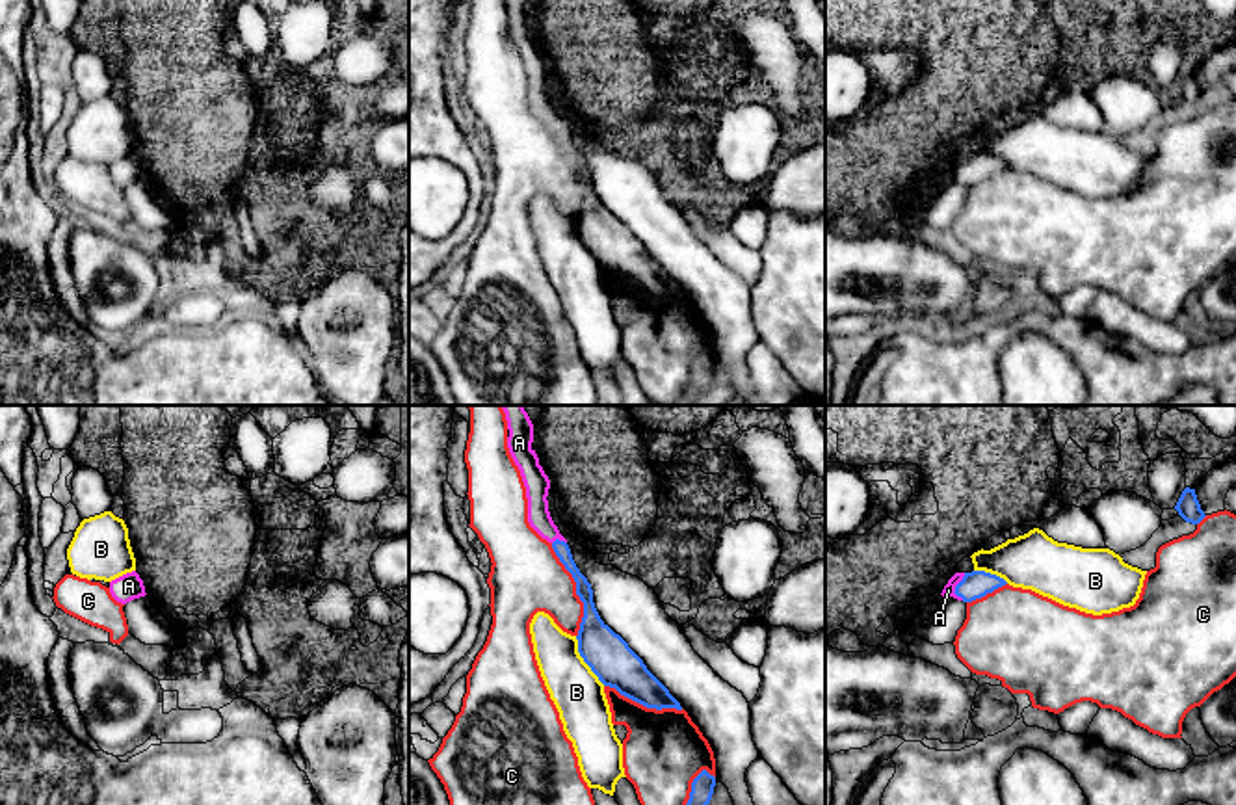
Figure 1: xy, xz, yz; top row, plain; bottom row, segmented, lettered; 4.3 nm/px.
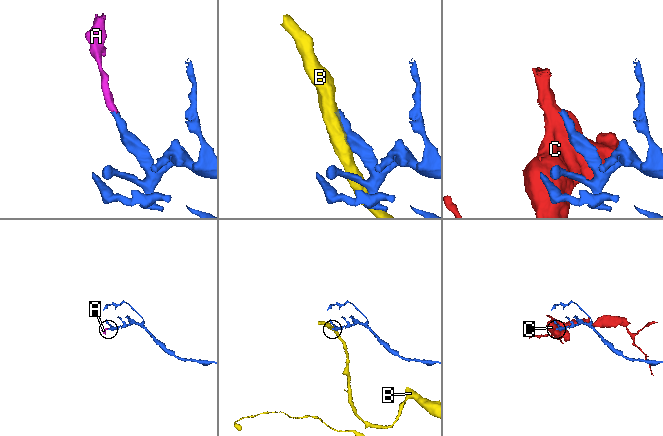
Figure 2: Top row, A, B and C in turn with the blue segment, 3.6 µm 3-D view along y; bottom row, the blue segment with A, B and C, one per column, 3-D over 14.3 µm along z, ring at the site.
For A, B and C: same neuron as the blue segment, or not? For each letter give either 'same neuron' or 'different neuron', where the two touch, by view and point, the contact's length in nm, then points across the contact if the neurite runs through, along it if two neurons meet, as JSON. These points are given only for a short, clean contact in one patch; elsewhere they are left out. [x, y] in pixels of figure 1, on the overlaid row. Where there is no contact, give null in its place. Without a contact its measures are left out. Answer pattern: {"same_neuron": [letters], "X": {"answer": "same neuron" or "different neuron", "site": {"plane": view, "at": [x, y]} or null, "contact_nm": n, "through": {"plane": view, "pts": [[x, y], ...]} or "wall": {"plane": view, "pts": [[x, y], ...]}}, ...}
{"same_neuron": ["A"], "A": {"answer": "same neuron", "site": {"plane": "yz", "at": [956, 586]}, "contact_nm": 120, "through": {"plane": "yz", "pts": [[976, 584], [956, 586], [948, 590]]}}, "B": {"answer": "different neuron", "site": {"plane": "xz", "at": [584, 660]}, "contact_nm": 260}, "C": {"answer": "different neuron", "site": {"plane": "xz", "at": [577, 590]}, "contact_nm": 420}}

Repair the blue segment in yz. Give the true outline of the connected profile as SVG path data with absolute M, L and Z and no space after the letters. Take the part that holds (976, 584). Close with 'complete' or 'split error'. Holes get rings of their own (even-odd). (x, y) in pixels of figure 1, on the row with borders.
M985 571L955 573L942 589L942 597L953 597L963 602L972 602L976 599L993 593L994 589L1006 586L1007 582L996 574Z; split error

